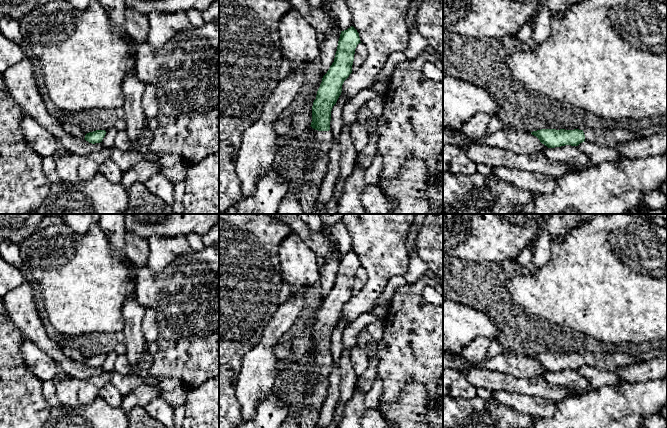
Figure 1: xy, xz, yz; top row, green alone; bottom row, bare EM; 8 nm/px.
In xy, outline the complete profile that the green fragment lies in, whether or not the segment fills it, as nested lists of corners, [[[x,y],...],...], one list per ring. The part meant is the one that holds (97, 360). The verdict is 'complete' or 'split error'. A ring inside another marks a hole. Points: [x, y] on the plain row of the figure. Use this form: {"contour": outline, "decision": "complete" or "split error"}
{"contour": [[[96,354],[96,355],[87,357],[84,363],[92,368],[100,367],[105,361],[105,358],[106,358],[105,354]]], "decision": "complete"}

